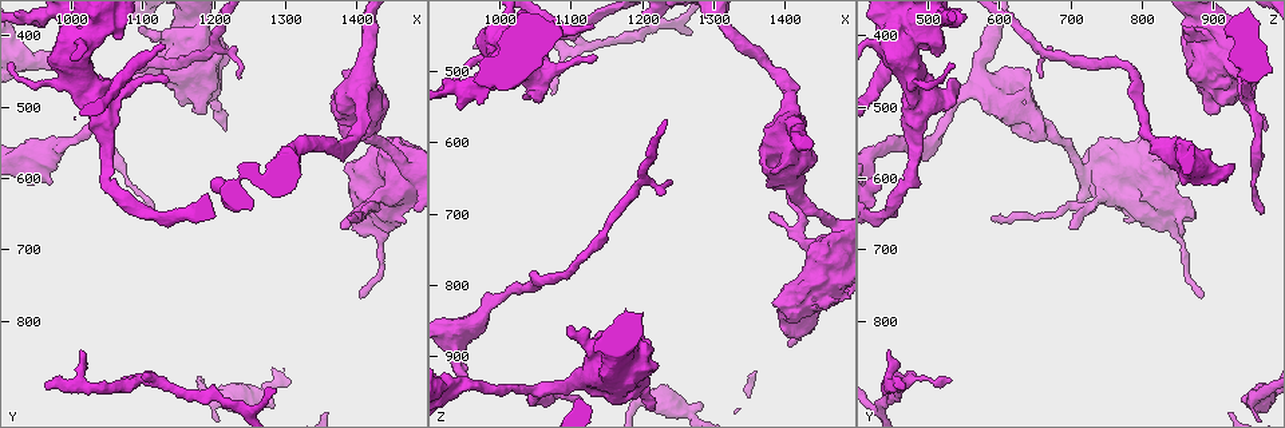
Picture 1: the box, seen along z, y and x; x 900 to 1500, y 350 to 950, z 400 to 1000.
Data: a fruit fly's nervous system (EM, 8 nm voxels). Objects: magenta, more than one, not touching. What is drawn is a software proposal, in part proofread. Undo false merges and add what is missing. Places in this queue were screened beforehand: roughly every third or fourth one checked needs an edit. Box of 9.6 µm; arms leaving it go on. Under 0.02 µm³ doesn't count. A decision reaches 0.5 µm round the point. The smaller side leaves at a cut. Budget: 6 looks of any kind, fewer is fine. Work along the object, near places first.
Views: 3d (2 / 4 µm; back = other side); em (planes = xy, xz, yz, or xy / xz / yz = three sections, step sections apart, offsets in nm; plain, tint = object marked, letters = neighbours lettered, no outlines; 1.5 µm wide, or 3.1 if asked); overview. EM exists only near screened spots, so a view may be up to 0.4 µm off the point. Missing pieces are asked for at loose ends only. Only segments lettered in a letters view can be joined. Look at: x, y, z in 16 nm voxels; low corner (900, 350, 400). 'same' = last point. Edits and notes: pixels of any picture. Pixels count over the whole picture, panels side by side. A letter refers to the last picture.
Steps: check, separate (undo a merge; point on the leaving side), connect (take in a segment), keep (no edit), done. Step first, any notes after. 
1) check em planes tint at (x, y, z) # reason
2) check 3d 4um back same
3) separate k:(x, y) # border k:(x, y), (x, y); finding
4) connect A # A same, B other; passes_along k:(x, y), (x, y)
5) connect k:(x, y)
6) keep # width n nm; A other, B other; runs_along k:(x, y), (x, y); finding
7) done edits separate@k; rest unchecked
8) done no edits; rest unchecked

check em planes tint at (1060, 490, 950) # thick turns thin

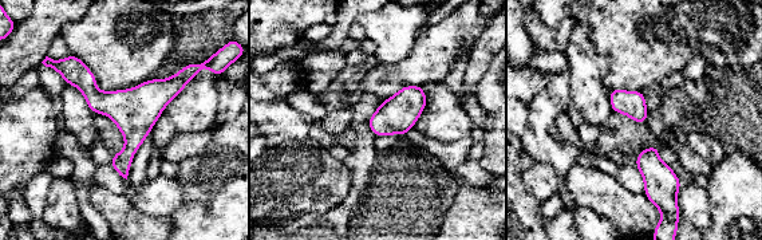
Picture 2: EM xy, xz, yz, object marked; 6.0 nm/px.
check em planes letters same # see the neighbours

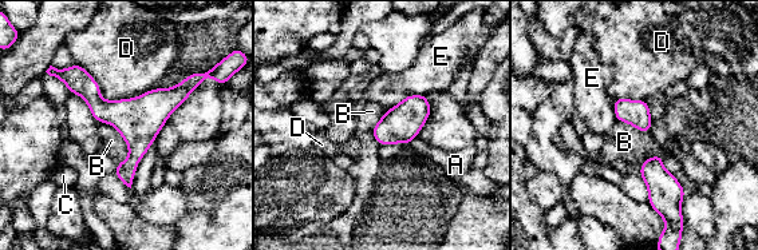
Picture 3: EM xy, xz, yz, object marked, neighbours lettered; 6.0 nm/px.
keep # A other, B other, C other, D other, E other; runs_along 3:(202, 75), (153, 108), (105, 108), (81, 84); all the same neuron

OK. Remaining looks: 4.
check em planes letters at (1445, 540, 795) # free end

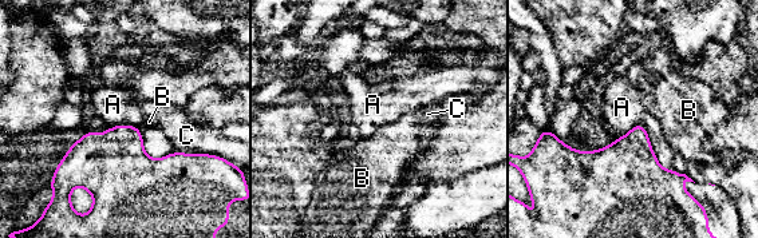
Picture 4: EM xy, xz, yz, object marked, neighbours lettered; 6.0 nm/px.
keep # A other, B other, C other; border 4:(138, 126), (114, 125), (110, 127); no lettered segment goes on from it

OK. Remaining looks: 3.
check em xz step 4 letters at (1375, 535, 660) # branch stops here

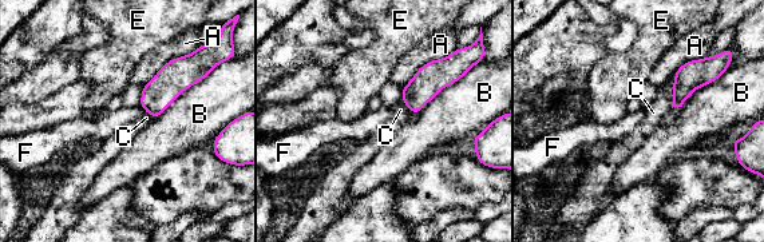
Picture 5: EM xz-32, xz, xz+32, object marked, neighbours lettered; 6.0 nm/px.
check em planes letters same

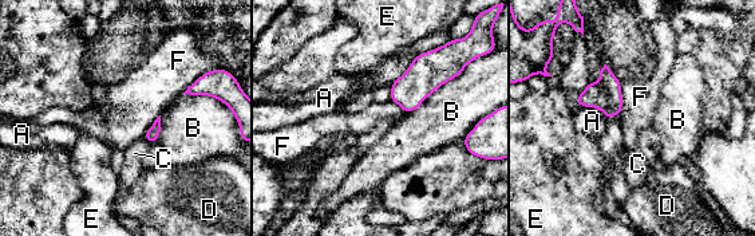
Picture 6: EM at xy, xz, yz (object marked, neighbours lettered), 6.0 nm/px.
keep # width 140 nm; A other, B other, C other, D other, E other, F other; border 6:(451, 39), (419, 52), (391, 83); no lettered segment goes on from it

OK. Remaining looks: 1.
done no edits; rest unchecked

